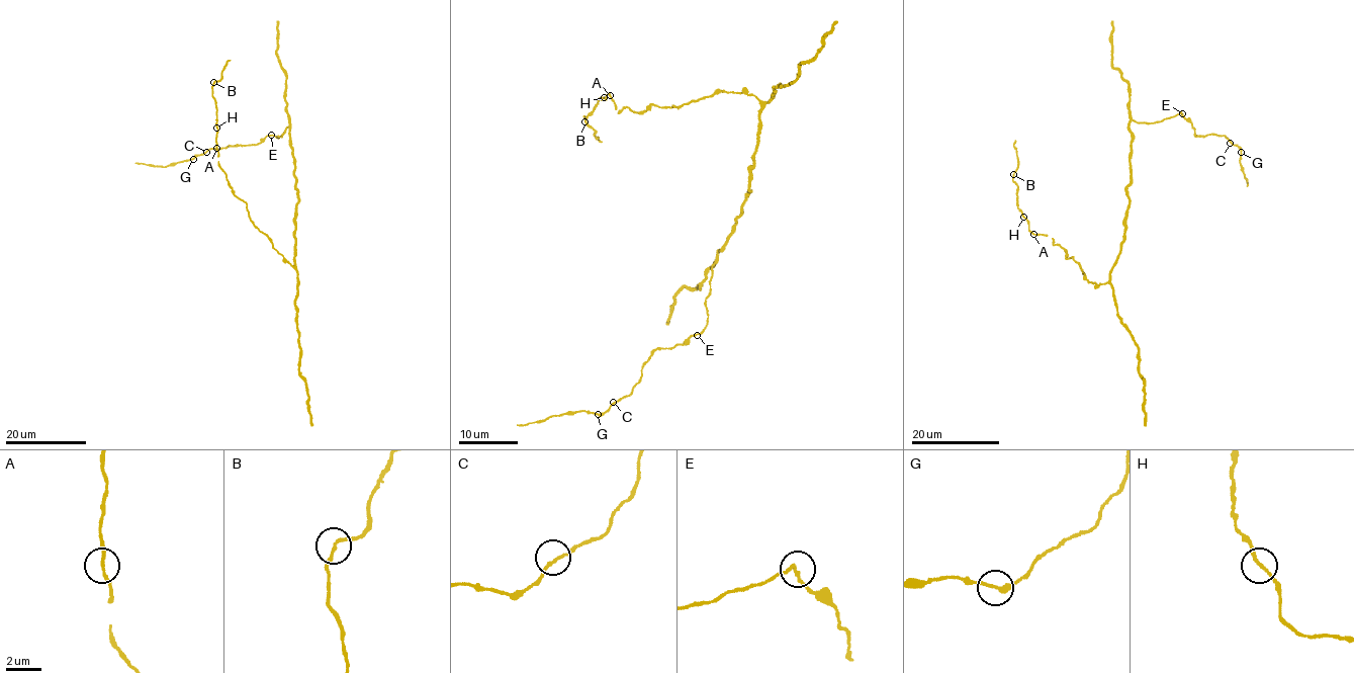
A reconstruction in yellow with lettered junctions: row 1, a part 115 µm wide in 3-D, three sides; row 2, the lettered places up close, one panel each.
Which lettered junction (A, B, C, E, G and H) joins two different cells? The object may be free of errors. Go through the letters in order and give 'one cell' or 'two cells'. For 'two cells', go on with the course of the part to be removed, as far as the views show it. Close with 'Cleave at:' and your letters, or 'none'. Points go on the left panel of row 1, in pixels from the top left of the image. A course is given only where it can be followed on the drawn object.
A: one cell
B: one cell
C: one cell
E: one cell
G: one cell
H: one cell
Cleave at: none

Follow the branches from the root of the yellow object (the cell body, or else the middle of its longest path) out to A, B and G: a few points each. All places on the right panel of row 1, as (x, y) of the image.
A: (1125, 218), (1120, 253), (1110, 279), (1100, 284), (1086, 279), (1080, 264), (1066, 257), (1052, 238), (1033, 234)
B: (1125, 218), (1123, 242), (1110, 279), (1100, 284), (1089, 281), (1064, 247), (1028, 230), (1018, 207), (1014, 174)
G: (1125, 218), (1132, 119), (1155, 123), (1181, 112), (1196, 136), (1226, 136), (1241, 152)

